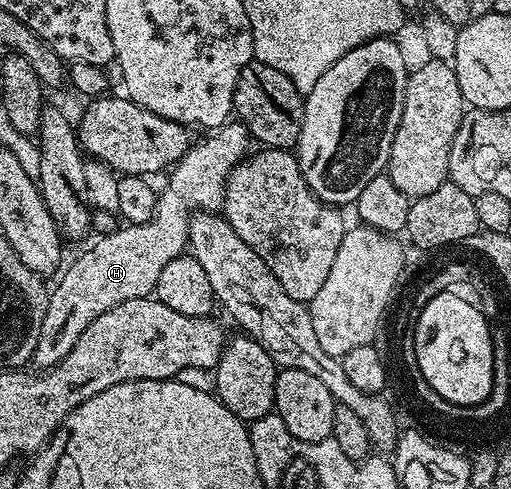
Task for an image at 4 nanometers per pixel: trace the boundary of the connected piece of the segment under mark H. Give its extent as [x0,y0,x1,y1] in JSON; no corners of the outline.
[33,119,252,367]

